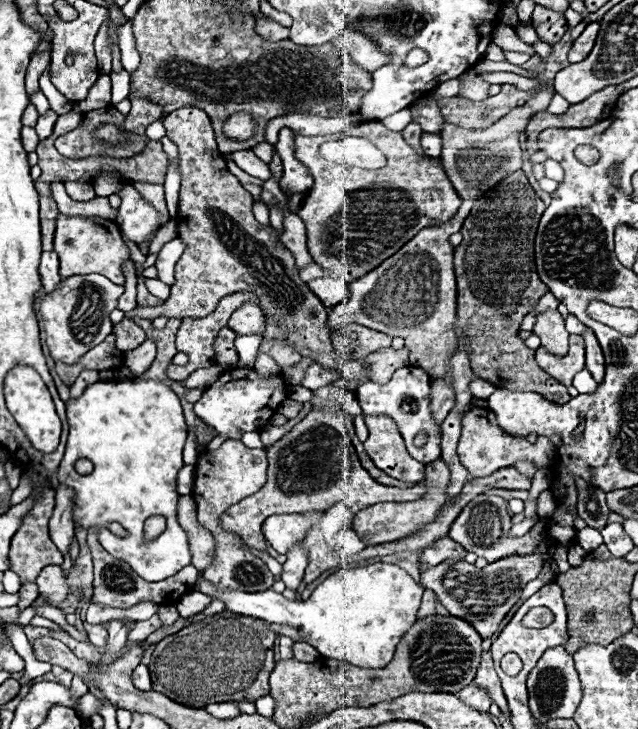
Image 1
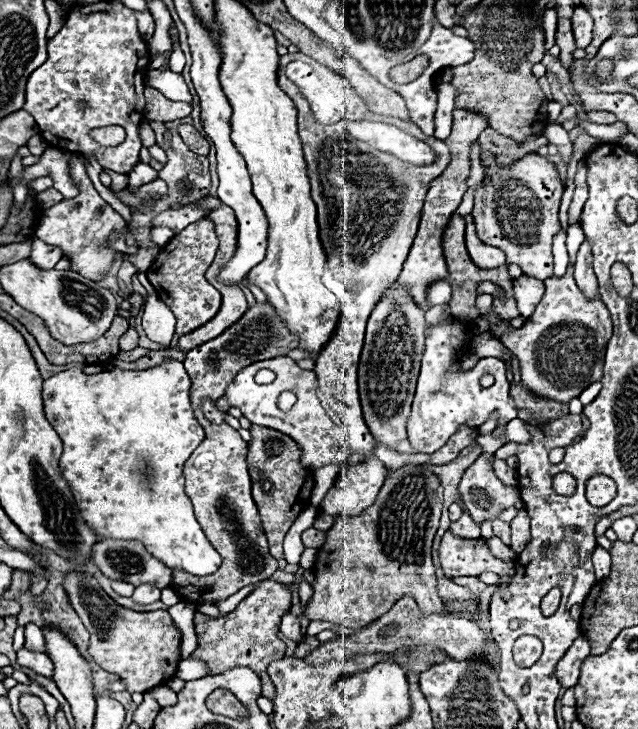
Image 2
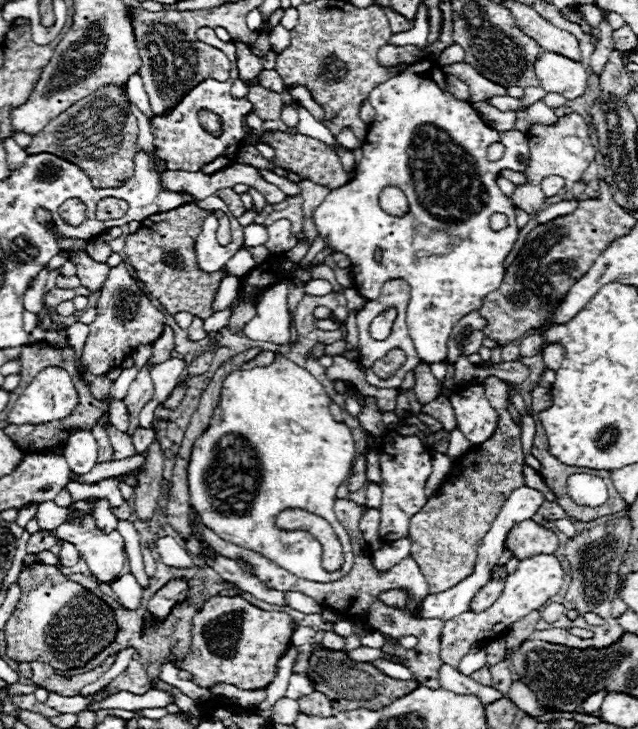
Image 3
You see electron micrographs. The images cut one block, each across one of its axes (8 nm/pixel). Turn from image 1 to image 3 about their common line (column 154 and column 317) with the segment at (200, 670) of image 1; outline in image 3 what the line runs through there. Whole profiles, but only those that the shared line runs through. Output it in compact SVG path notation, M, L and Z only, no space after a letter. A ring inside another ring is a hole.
M322 646L310 654L308 676L312 678L312 682L316 682L316 690L326 694L330 698L334 710L340 710L340 712L356 710L356 708L376 710L376 708L388 706L394 698L402 698L402 696L410 694L410 690L418 688L416 680L390 678L382 670L370 666L370 662L354 662L346 656L346 652L326 650Z

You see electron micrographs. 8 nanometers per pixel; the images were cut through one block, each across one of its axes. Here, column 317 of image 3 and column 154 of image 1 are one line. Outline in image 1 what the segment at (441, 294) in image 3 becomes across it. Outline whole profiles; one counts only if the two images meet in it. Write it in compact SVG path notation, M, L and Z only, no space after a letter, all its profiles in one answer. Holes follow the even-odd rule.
M126 186L120 194L122 206L118 208L118 226L122 234L136 244L150 238L158 226L156 210L136 192L134 186Z

